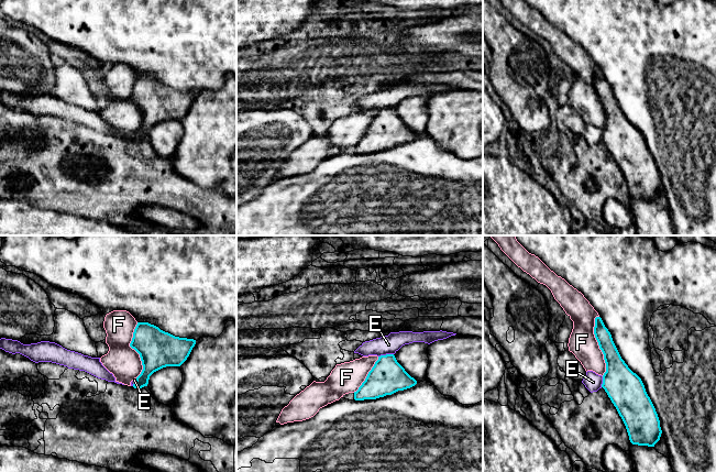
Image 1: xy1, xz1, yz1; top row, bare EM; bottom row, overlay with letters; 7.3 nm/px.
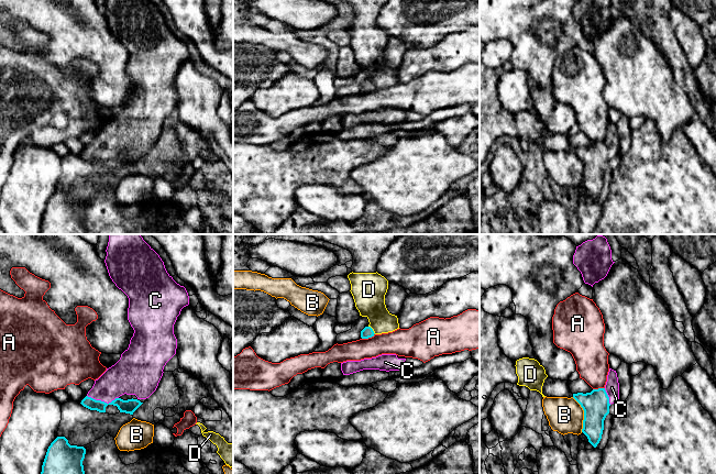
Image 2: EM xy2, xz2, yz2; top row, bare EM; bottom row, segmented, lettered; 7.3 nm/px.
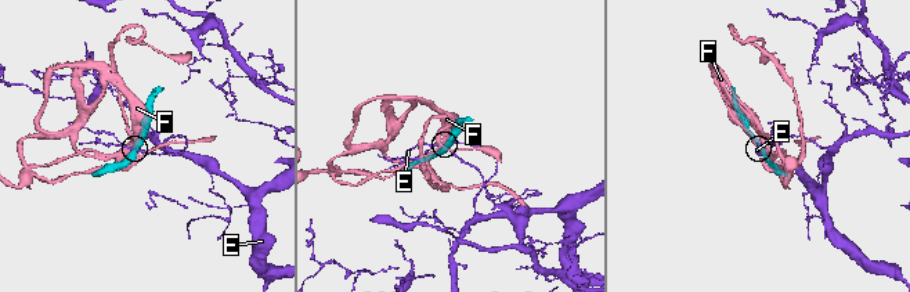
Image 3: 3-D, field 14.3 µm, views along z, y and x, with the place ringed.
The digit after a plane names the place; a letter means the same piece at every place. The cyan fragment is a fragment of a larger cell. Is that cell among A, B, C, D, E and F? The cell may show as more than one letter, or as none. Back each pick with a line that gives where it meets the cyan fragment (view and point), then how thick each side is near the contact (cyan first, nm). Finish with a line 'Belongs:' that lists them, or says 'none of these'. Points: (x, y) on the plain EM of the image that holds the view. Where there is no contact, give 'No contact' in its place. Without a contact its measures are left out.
C: Touches cyan at xy2 (102, 155). Thickness 100 nm (cyan) against 240 nm
Belongs: C

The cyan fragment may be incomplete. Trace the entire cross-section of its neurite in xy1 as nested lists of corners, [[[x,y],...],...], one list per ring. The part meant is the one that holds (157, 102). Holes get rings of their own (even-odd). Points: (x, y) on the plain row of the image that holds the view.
[[[137,76],[130,100],[141,111],[143,123],[134,142],[147,140],[150,130],[166,120],[180,120],[189,110],[196,94],[175,90],[148,76]]]

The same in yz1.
[[[601,70],[595,72],[594,88],[606,117],[602,141],[621,171],[630,196],[654,200],[662,184],[641,132],[621,112]]]

